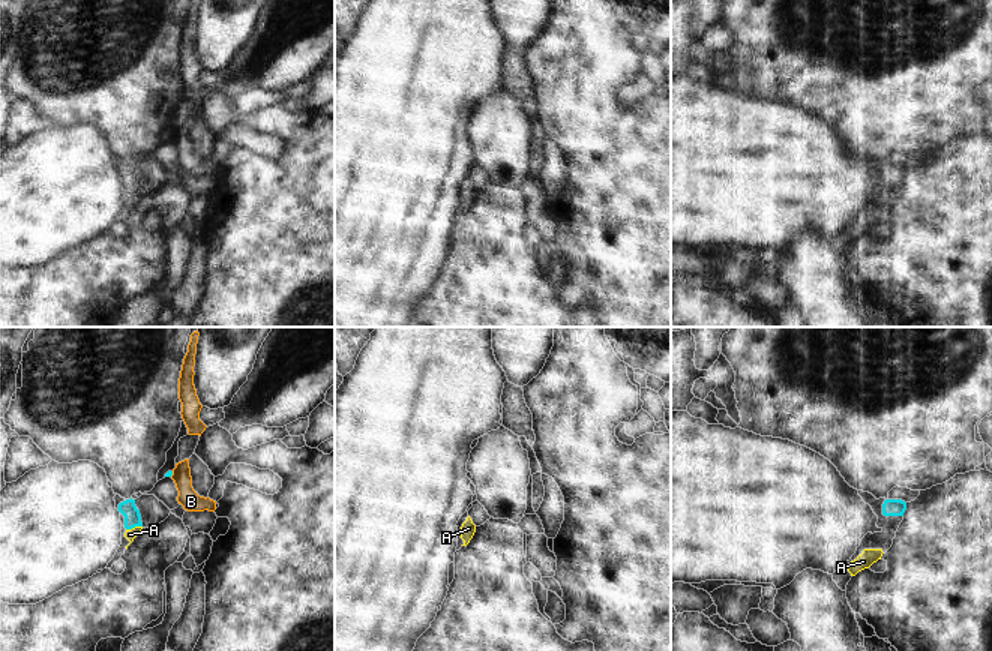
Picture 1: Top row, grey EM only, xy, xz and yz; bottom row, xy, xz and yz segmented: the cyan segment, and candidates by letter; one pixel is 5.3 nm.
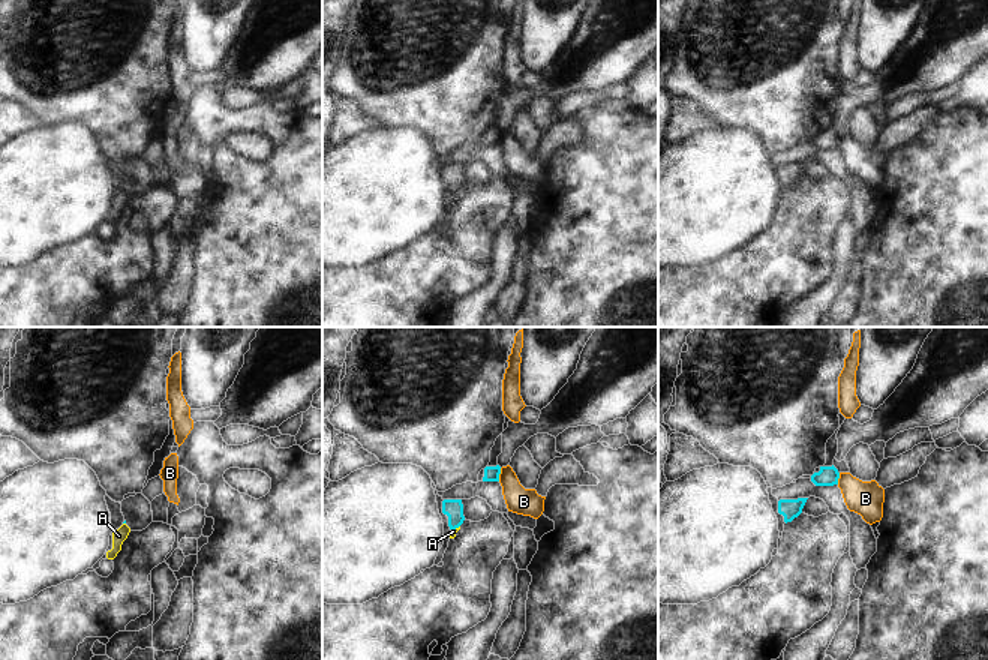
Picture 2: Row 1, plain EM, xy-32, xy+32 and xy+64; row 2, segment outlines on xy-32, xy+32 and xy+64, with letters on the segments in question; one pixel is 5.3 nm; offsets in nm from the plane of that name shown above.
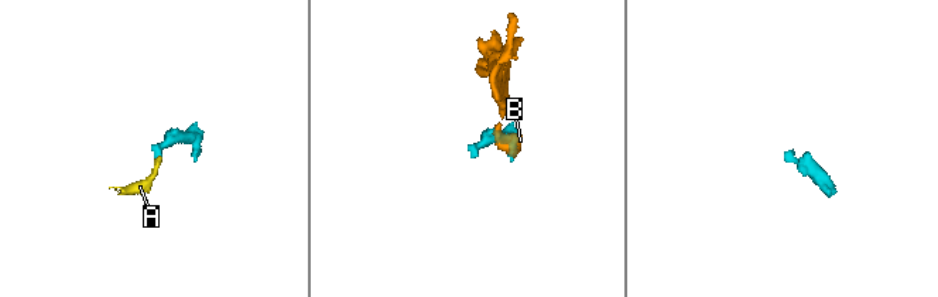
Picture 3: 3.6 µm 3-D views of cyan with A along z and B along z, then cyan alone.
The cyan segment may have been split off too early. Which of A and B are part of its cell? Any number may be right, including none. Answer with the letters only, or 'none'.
A

